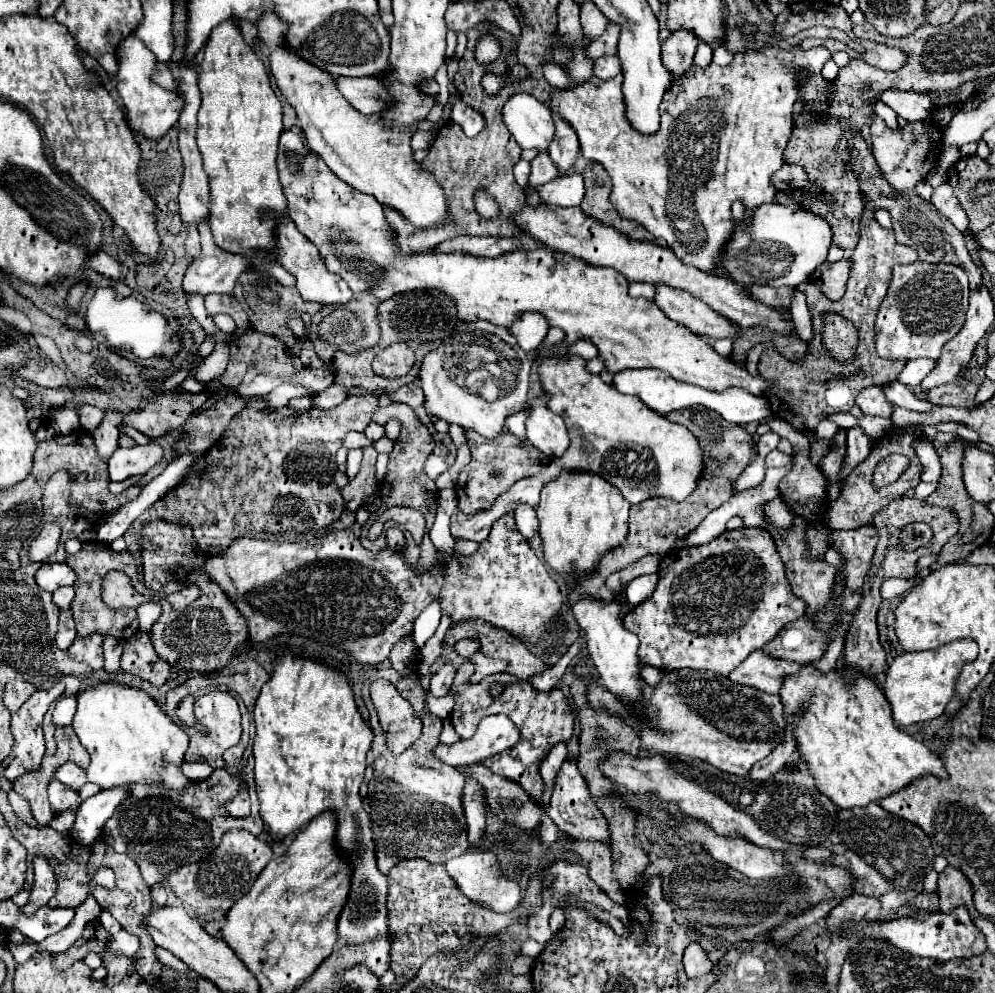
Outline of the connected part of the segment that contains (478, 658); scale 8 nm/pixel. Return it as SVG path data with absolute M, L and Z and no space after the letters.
M476 653L472 657L476 661L476 671L474 675L470 677L470 683L480 683L486 675L492 675L492 673L500 673L500 671L506 671L508 663L504 659L492 659L492 657L486 657L482 653Z

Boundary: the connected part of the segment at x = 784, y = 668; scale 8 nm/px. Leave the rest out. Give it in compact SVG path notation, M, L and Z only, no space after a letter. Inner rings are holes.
M762 651L750 653L746 661L738 669L734 669L728 679L740 685L750 685L766 693L778 693L784 677L790 677L798 673L800 665L792 661L774 661L772 657L766 657Z

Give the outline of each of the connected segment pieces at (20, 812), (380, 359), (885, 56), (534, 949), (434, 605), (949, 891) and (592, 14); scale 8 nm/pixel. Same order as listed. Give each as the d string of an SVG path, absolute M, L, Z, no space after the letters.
M8 791L8 801L10 801L14 813L16 813L24 823L28 823L30 827L38 827L38 825L34 825L34 817L30 817L30 807L26 805L26 801L22 801L22 797L18 797L18 793Z
M394 343L376 355L372 369L380 377L396 379L406 375L412 369L412 365L414 365L414 353L406 345Z
M866 43L866 53L858 55L858 59L862 59L864 63L884 69L884 71L896 71L900 67L904 67L906 63L906 53L898 47L888 47L888 45L872 45Z
M528 939L528 941L522 945L520 953L522 953L522 955L528 955L528 957L538 957L538 955L542 953L542 949L544 949L544 945L540 945L540 943L534 941L534 939Z
M432 601L416 619L414 623L414 643L418 647L418 651L424 647L424 643L434 635L434 631L438 629L440 625L440 617L442 617L442 611L440 611L440 601Z
M946 867L940 873L938 879L938 897L940 897L940 911L950 913L956 907L966 907L972 917L978 917L974 903L972 903L972 891L970 891L970 881L958 873L954 867Z
M586 1L580 7L580 19L582 19L582 29L584 29L584 37L588 41L594 41L596 37L600 37L608 25L606 17L602 17L602 13L598 9L594 9L594 5L590 5L590 1Z

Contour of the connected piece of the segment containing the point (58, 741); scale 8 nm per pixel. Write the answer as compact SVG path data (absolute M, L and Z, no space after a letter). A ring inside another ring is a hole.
M48 713L44 719L44 739L46 739L46 755L42 761L42 769L38 771L38 779L44 783L56 773L56 769L68 761L74 761L82 769L90 763L86 749L78 741L72 727L56 727L52 715Z

